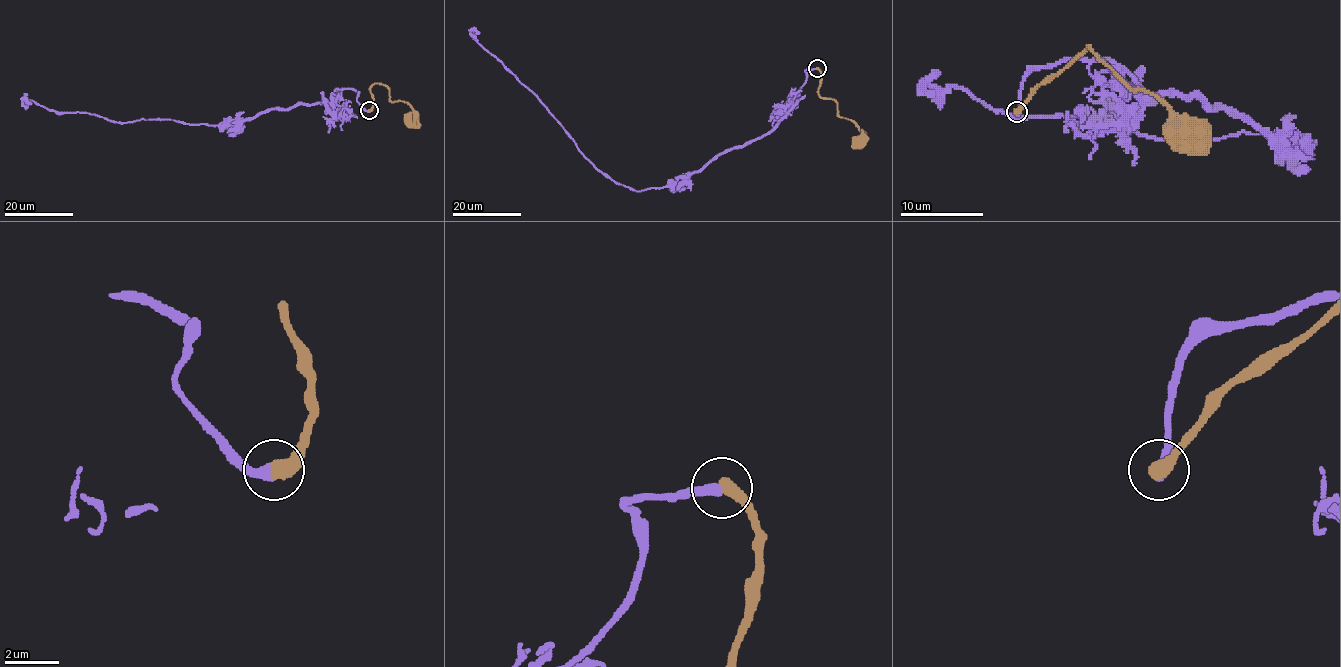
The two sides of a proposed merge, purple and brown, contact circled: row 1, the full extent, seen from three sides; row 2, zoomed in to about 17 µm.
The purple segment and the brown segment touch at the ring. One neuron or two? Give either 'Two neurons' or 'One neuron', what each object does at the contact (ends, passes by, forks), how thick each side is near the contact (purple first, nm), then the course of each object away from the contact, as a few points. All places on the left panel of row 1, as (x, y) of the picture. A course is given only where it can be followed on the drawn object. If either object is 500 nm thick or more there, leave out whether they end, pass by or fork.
One neuron. Thickness 420 nm (purple) against 550 nm. Course of purple: (368, 110), (351, 89), (336, 89), (329, 102), (270, 108), (217, 125), (114, 122), (23, 99), (31, 103). Course of brown: (369, 110), (373, 103), (371, 87), (374, 84), (384, 84), (392, 102), (406, 102), (413, 109), (413, 120)

